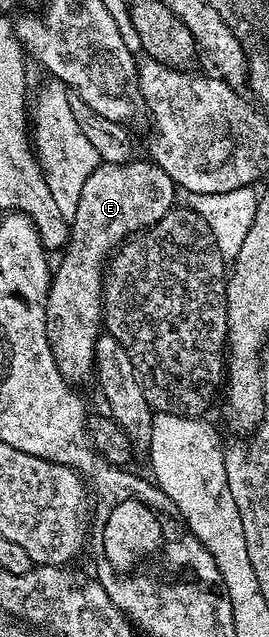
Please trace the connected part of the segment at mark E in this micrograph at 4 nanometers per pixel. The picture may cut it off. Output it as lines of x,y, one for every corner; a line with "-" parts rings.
133,158
128,161
127,164
109,164
107,162
101,163
100,167
93,170
90,174
90,178
86,178
86,186
82,186
82,199
78,202
77,213
74,214
74,218
70,222
70,239
63,249
62,255
64,257
60,260
60,265
55,265
52,272
52,283
48,286
48,341
52,347
52,353
56,359
56,365
58,370
62,374
62,378
66,378
69,384
73,386
81,386
93,379
96,371
96,339
100,336
100,319
102,318
102,270
107,265
111,255
124,243
130,236
135,236
144,231
145,228
149,228
151,224
157,224
159,220
167,214
171,208
177,203
178,189
170,178
170,174
166,174
166,170
162,170
155,162
149,162
147,159
139,160
139,158

